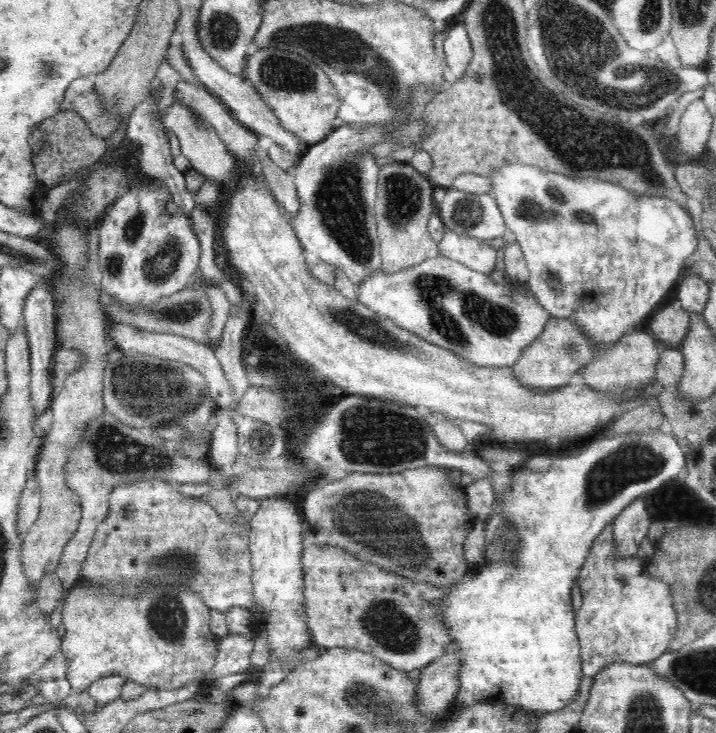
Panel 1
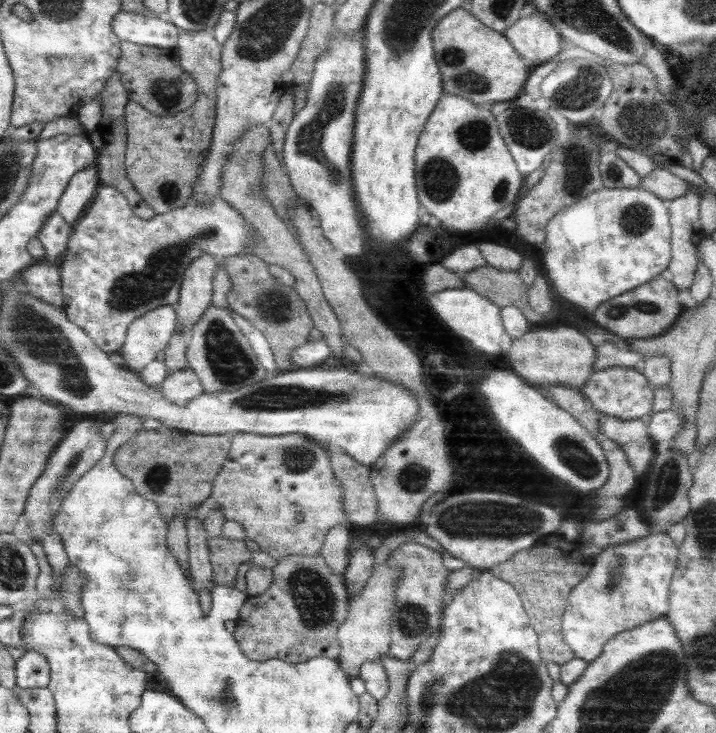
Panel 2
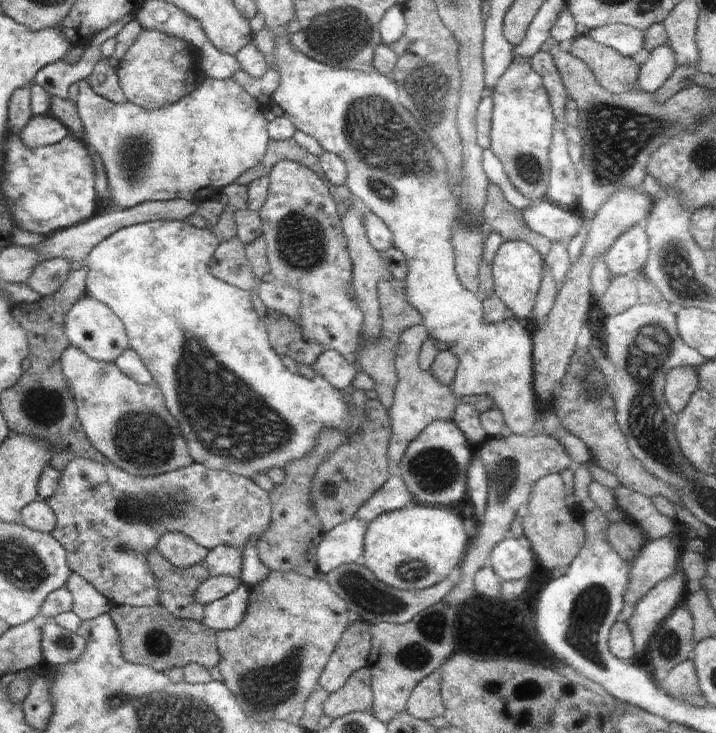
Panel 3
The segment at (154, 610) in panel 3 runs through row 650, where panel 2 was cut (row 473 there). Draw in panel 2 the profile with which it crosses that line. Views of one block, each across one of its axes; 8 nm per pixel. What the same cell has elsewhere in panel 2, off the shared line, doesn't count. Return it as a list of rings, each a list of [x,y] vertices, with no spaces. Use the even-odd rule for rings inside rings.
[[[162,425],[157,429],[140,429],[131,439],[128,439],[128,442],[121,444],[116,449],[113,463],[126,478],[132,481],[137,493],[144,498],[153,500],[160,507],[163,519],[168,525],[173,513],[182,511],[185,519],[192,509],[198,508],[199,504],[210,496],[212,481],[224,467],[230,447],[231,439],[227,434],[201,435]]]

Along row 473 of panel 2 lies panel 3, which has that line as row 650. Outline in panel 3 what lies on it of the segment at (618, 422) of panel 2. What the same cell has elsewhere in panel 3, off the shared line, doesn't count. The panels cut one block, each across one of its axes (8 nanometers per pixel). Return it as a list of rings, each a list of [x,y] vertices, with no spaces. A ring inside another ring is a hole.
[[[676,571],[666,580],[650,588],[650,592],[635,604],[627,624],[636,653],[647,650],[650,637],[662,621],[674,612],[685,587],[687,587],[686,576]]]

